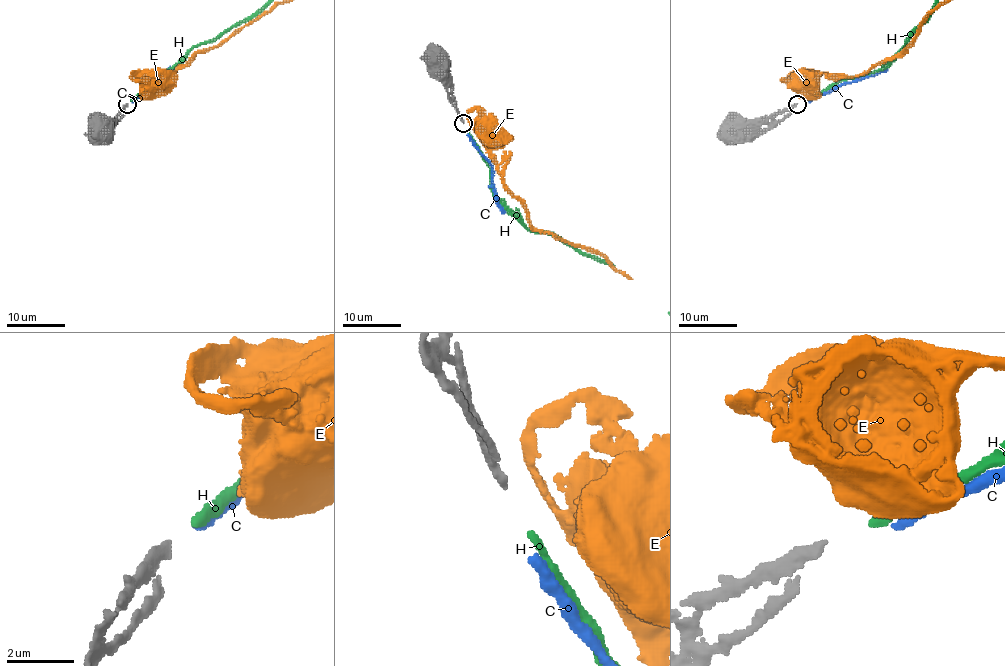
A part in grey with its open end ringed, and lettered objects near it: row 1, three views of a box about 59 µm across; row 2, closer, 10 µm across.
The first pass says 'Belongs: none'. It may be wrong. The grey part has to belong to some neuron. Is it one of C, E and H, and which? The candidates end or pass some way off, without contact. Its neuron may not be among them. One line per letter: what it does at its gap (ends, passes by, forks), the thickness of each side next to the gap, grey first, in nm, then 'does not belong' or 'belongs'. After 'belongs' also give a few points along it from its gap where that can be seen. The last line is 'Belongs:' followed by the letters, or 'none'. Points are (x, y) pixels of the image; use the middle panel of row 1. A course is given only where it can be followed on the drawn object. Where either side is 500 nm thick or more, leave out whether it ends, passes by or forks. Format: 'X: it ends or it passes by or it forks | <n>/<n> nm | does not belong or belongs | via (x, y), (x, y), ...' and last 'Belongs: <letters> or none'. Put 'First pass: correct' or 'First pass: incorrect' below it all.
C: it ends | 280/320 nm | does not belong
E: 280/650 nm | does not belong
H: it ends | 280/280 nm | belongs
Belongs: H
First pass: incorrect

